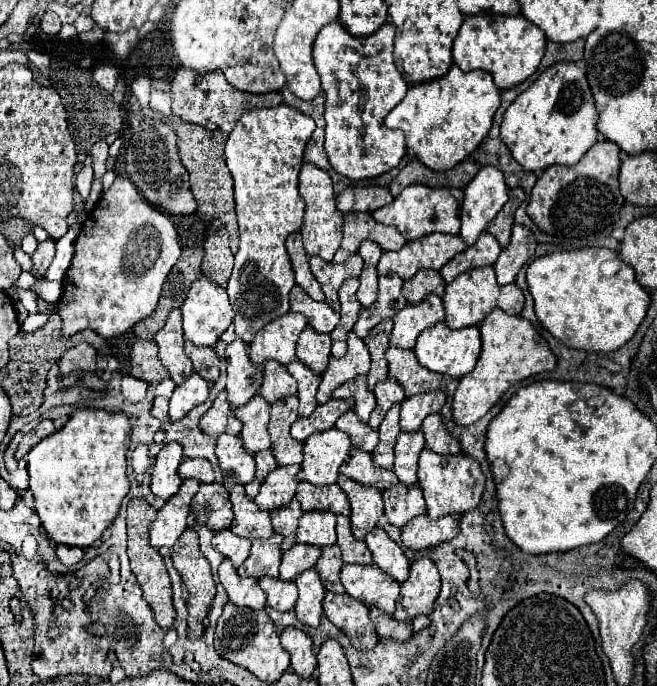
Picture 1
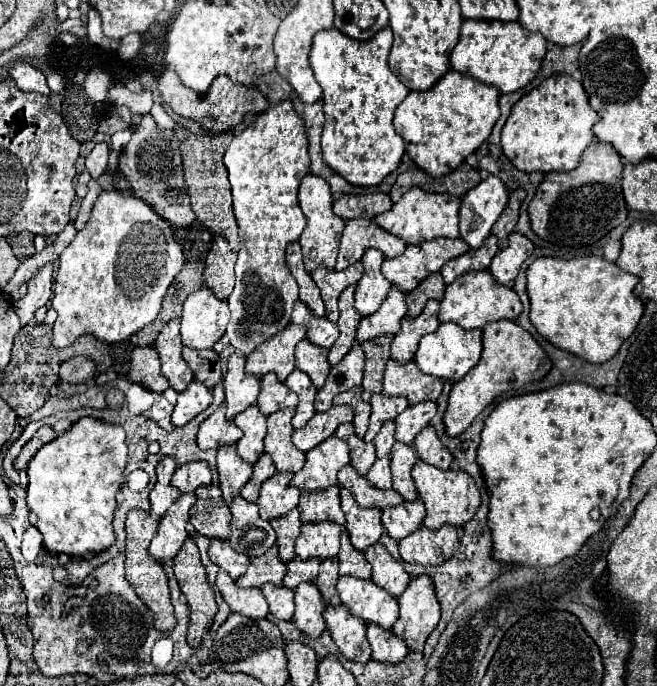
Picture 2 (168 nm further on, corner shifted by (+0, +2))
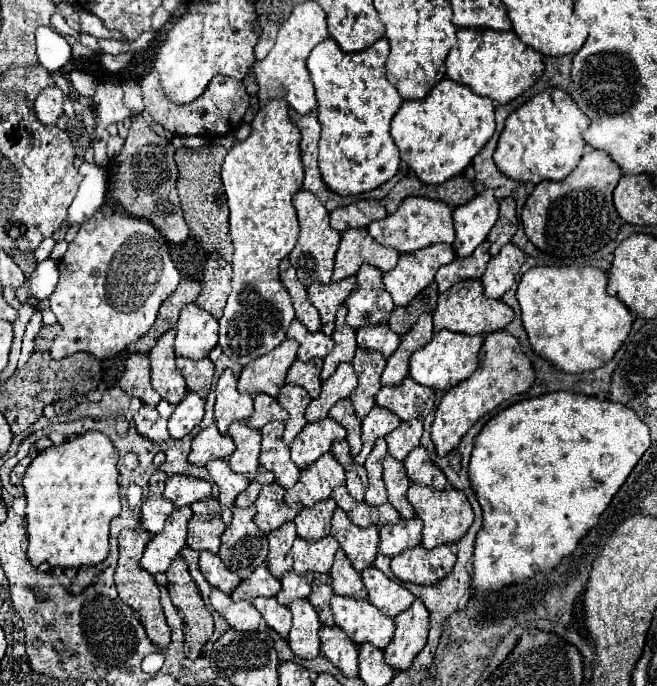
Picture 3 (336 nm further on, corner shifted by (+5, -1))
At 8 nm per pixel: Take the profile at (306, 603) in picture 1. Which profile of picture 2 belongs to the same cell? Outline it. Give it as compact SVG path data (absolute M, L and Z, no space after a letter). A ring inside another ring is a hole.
M301 583L295 589L295 615L293 615L293 623L309 637L319 637L325 629L325 621L323 621L323 609L325 609L325 601L319 593L319 589L315 589L315 583Z

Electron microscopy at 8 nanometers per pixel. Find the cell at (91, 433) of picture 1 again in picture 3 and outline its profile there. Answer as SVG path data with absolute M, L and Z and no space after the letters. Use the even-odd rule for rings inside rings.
M86 432L60 446L52 446L28 466L24 474L26 522L28 522L28 560L36 568L48 564L50 568L80 568L96 566L108 556L108 526L120 514L120 486L118 486L118 452L114 444L100 432Z

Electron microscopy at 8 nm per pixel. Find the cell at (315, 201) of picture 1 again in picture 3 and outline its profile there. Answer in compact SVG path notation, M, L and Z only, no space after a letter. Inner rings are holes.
M300 190L294 194L292 198L294 208L298 212L298 222L300 222L300 238L294 246L294 250L290 252L288 260L290 264L296 268L298 280L308 286L312 282L322 282L328 284L332 278L332 268L334 268L334 254L338 250L338 242L340 242L340 234L330 226L328 220L328 210L320 204L320 200L308 192L308 190Z

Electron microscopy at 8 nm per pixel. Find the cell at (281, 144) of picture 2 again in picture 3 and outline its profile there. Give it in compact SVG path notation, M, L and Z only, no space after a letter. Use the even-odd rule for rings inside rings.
M268 100L252 120L252 134L244 142L236 142L222 164L234 246L234 280L224 316L220 318L218 346L240 366L282 344L290 322L296 318L290 296L280 284L278 264L292 252L300 234L292 196L302 188L302 180L300 130L288 118L286 100Z

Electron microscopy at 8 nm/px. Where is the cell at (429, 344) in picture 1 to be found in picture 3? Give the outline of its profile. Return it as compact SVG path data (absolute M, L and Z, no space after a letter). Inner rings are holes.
M440 330L438 334L434 334L430 344L426 344L422 350L410 356L410 378L430 388L448 390L464 382L478 368L478 352L480 352L482 342L484 342L482 336L468 336L468 334Z

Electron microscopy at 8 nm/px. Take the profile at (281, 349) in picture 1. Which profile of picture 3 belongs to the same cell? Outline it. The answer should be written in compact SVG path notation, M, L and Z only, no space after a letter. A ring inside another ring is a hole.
M286 338L278 348L274 348L266 356L252 360L238 378L238 390L242 394L264 392L272 398L278 398L280 388L284 386L288 368L296 360L296 350L298 350L296 340Z

